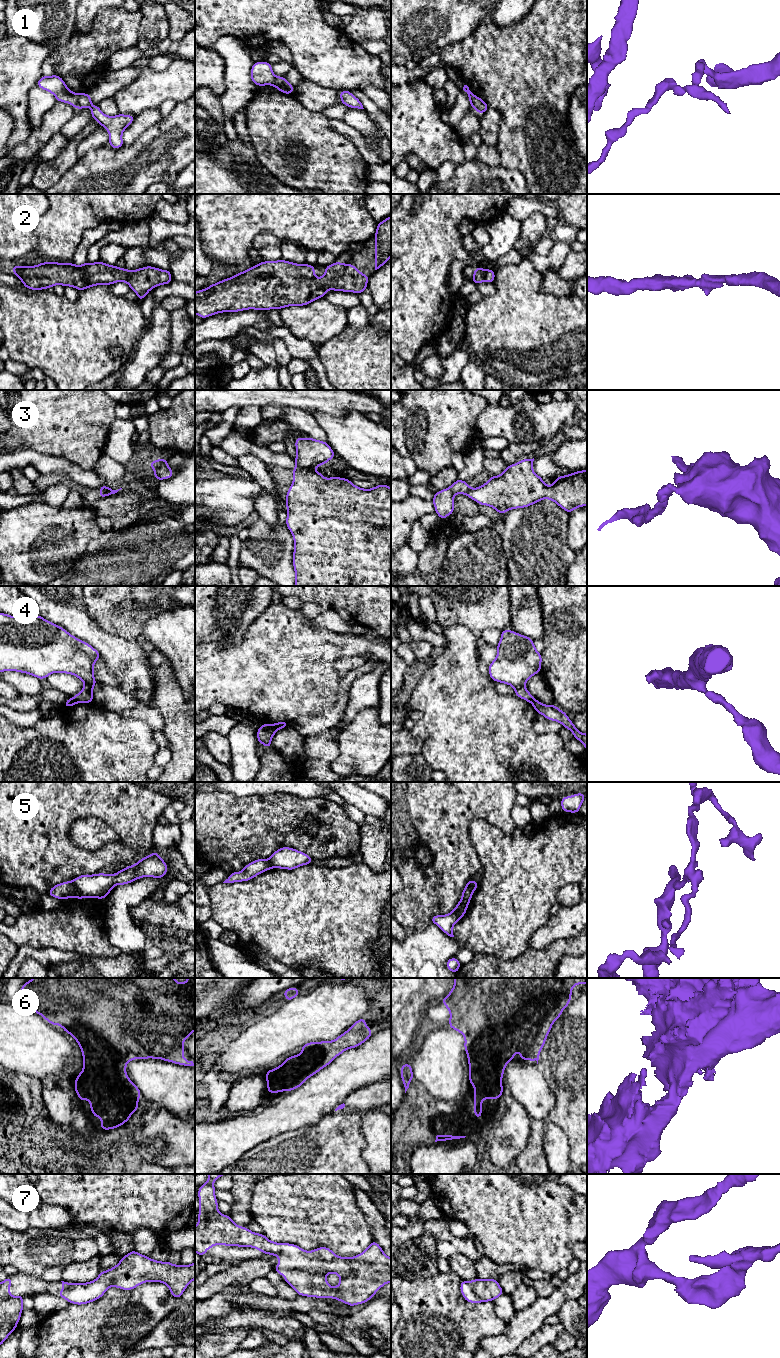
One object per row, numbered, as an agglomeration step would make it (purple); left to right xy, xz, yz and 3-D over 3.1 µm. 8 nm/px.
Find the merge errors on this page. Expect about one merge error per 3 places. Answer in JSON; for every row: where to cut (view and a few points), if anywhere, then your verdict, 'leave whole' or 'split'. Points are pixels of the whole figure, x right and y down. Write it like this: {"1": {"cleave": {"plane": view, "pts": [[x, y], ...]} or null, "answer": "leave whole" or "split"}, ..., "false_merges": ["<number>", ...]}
{"1": {"cleave": {"plane": "xy", "pts": [[80, 94], [77, 100], [77, 108]]}, "answer": "split"}, "2": {"cleave": null, "answer": "leave whole"}, "3": {"cleave": {"plane": "xz", "pts": [[296, 465], [311, 469]]}, "answer": "split"}, "4": {"cleave": {"plane": "xy", "pts": [[73, 697], [78, 702]]}, "answer": "split"}, "5": {"cleave": {"plane": "xy", "pts": [[73, 881], [73, 889], [69, 896]]}, "answer": "split"}, "6": {"cleave": null, "answer": "leave whole"}, "7": {"cleave": null, "answer": "leave whole"}, "false_merges": ["1", "3", "4", "5"]}

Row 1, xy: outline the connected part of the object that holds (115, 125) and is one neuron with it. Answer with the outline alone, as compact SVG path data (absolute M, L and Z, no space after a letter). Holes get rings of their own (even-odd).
M82 93L78 98L78 109L91 108L91 116L99 125L103 126L109 133L109 145L119 149L124 145L122 134L124 130L134 121L134 115L118 114L107 116L98 105L92 105L89 93Z

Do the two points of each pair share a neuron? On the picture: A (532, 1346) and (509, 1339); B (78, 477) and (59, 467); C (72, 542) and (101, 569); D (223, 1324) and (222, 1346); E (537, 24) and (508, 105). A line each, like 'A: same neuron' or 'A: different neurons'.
A: different neurons
B: same neuron
C: different neurons
D: different neurons
E: same neuron

